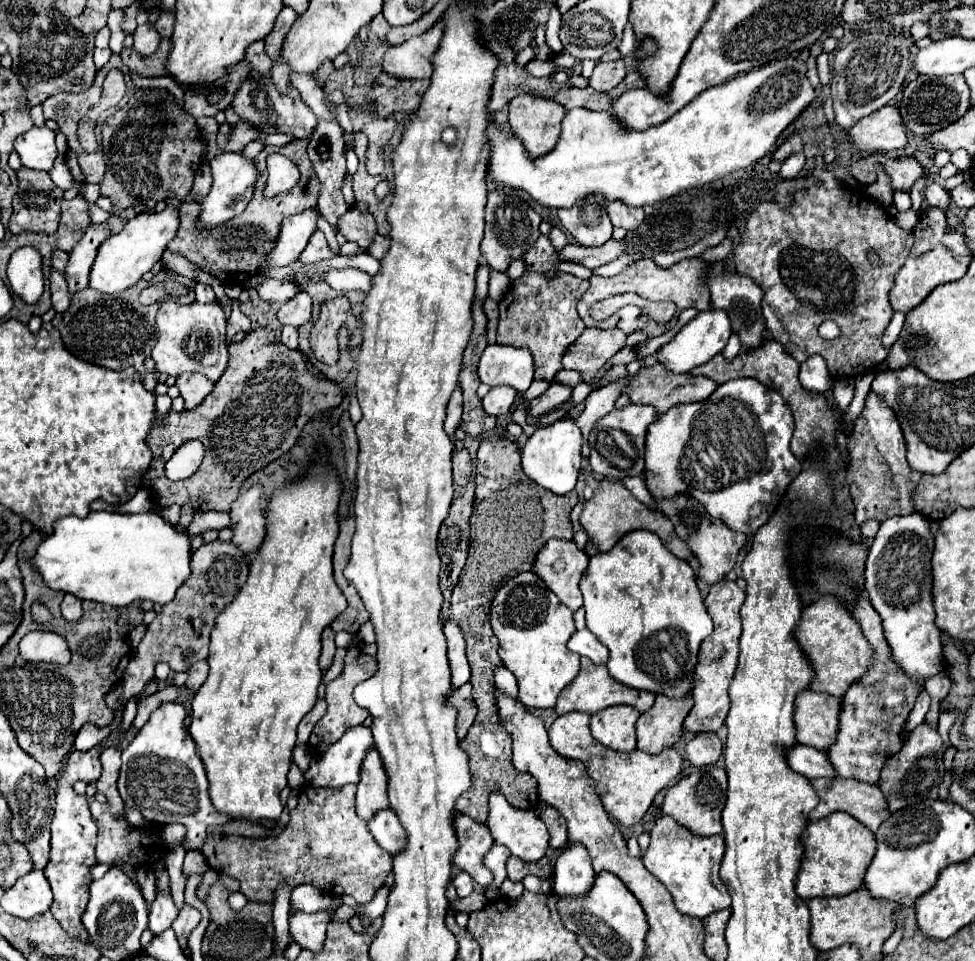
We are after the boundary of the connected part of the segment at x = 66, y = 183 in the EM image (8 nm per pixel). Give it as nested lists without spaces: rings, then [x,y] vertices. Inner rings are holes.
[[[59,154],[59,156],[55,158],[55,166],[51,168],[49,174],[51,174],[53,182],[55,182],[61,190],[69,190],[69,188],[77,188],[77,190],[81,190],[81,186],[83,186],[81,182],[73,180],[73,176],[71,176],[67,164],[65,164],[65,154]]]

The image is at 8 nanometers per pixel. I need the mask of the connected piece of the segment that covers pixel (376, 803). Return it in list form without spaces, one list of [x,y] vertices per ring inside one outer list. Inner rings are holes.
[[[369,750],[361,766],[361,780],[357,784],[357,814],[359,818],[369,820],[381,808],[389,808],[387,774],[377,750]]]

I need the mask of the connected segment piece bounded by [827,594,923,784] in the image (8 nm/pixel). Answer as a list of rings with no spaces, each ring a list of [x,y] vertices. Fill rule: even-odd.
[[[859,594],[851,608],[855,620],[861,624],[865,638],[877,652],[875,664],[869,668],[867,676],[857,680],[847,694],[843,696],[843,710],[841,710],[841,730],[837,734],[837,744],[833,744],[827,752],[831,764],[835,766],[837,774],[843,778],[853,778],[867,784],[879,784],[881,770],[895,752],[901,750],[901,736],[899,730],[903,728],[915,698],[923,690],[923,682],[911,680],[905,670],[893,660],[891,646],[883,636],[881,618],[871,606],[867,594]]]

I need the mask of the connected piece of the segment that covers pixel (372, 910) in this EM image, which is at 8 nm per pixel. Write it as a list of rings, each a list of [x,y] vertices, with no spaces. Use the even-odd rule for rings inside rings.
[[[385,886],[379,888],[371,902],[361,904],[359,908],[355,908],[355,916],[365,916],[365,918],[369,918],[371,922],[377,920],[377,918],[385,912],[385,906],[387,906],[387,894],[389,894],[389,888],[385,888]]]

